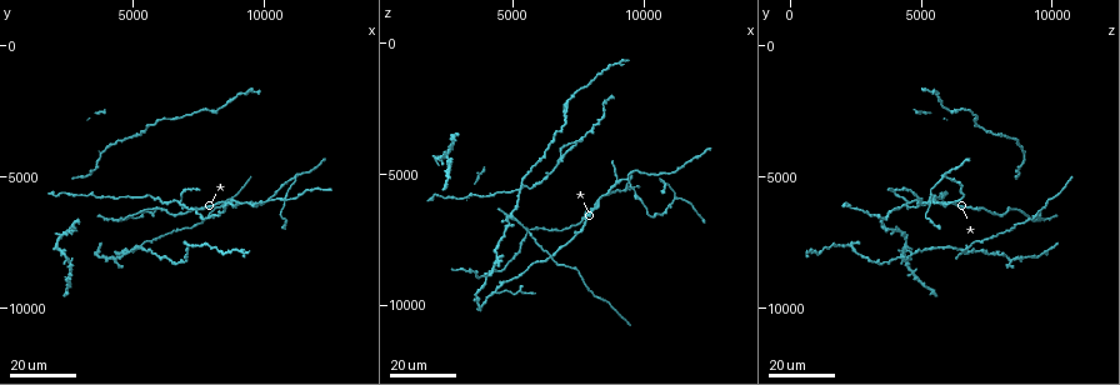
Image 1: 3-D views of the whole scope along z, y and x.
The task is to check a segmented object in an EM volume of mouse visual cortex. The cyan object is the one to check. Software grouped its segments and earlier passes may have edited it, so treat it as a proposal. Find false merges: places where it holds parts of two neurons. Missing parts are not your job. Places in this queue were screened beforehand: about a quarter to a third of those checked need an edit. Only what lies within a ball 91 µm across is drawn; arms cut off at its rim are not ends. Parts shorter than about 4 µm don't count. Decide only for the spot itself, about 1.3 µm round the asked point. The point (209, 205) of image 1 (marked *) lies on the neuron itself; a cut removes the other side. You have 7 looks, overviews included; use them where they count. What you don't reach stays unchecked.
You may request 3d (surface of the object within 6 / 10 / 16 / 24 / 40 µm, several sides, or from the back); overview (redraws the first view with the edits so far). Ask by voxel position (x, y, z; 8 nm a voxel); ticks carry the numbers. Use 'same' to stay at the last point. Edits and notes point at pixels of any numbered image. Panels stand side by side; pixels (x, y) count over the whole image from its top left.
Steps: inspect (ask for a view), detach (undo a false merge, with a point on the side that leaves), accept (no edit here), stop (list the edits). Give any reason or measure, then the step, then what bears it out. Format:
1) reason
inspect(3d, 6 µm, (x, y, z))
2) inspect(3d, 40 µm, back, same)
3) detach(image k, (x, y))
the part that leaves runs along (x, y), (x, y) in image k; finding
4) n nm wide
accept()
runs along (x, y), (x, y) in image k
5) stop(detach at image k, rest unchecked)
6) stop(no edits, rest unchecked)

three-way junction
inspect(3d, 16 µm, (11100, 5000, 5900))

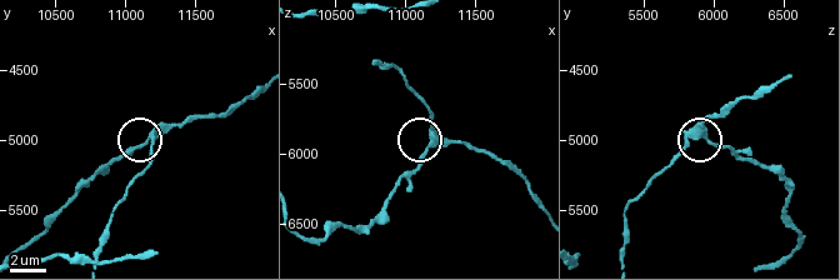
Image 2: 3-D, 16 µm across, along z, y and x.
zoom in
inspect(3d, 10 µm, (11200, 4940, 5860))

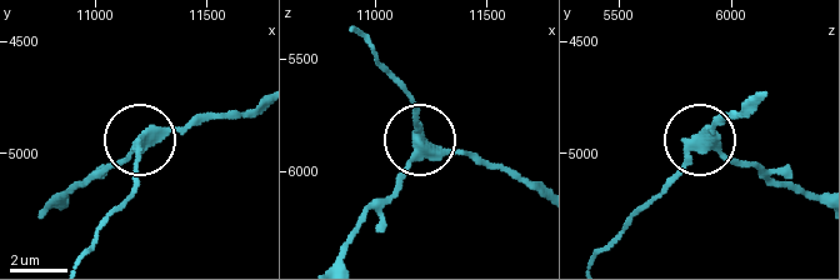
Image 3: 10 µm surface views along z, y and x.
350 nm wide
detach(image 3, (139, 181))
the part that leaves runs along (421, 123), (356, 29) in image 3; a second neuron is stuck on

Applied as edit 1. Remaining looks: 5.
see it whole again
inspect(overview)

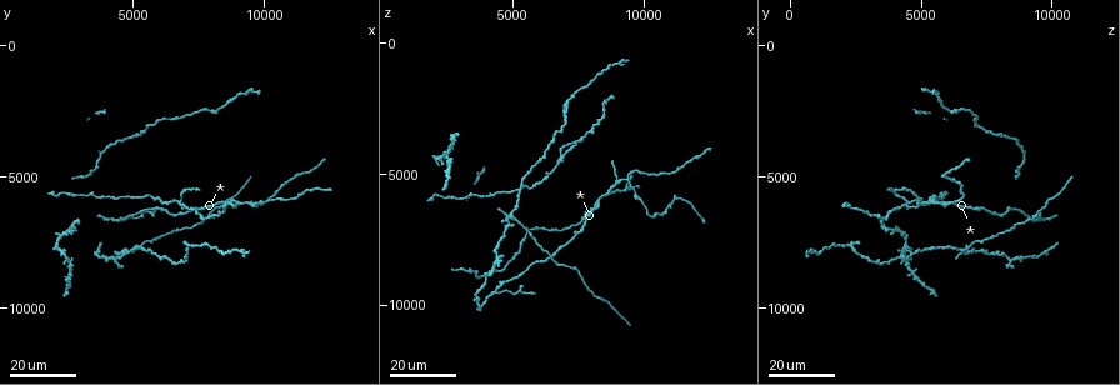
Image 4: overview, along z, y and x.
looks like a crossing
inspect(3d, 16 µm, (8000, 6500, 3300))

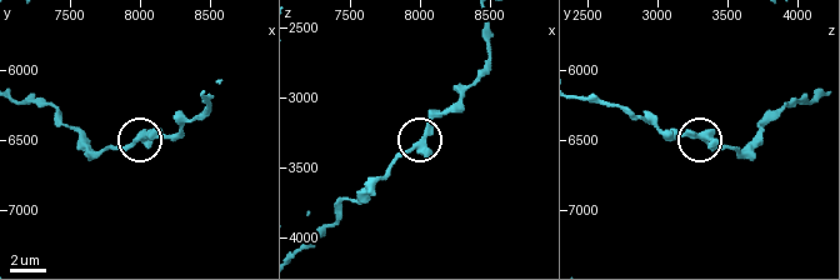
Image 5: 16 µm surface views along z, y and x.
inspect(3d, 10 µm, (7940, 6520, 3360))

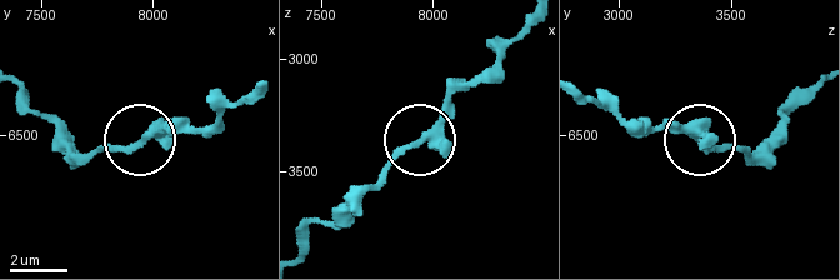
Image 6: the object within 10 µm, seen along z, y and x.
4 arms
accept()
one neuron here

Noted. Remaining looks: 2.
three arms meet
inspect(3d, 16 µm, (6700, 6000, 4400))

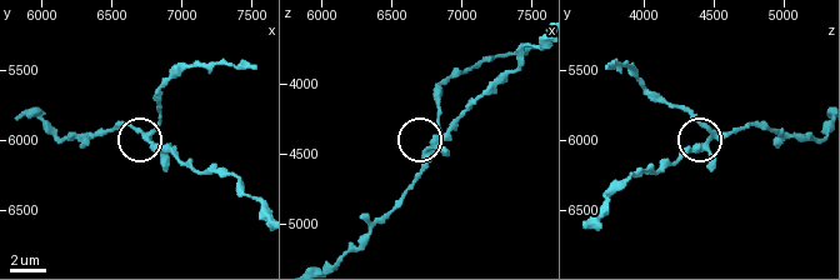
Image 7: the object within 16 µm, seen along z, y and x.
inspect(3d, 10 µm, (6780, 5940, 4500))

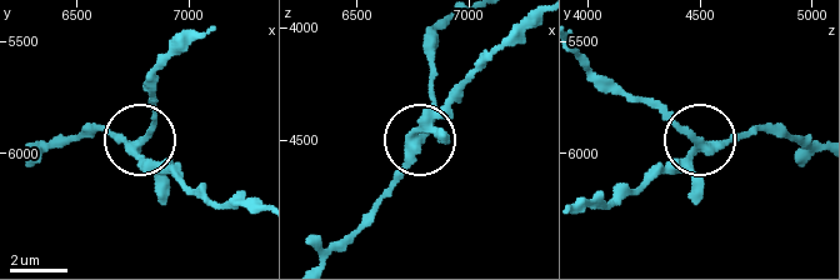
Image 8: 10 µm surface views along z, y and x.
side arm 12 µm
accept()
continuous, no second neuron

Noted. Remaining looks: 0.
stop(detach at image 3, rest unchecked)

